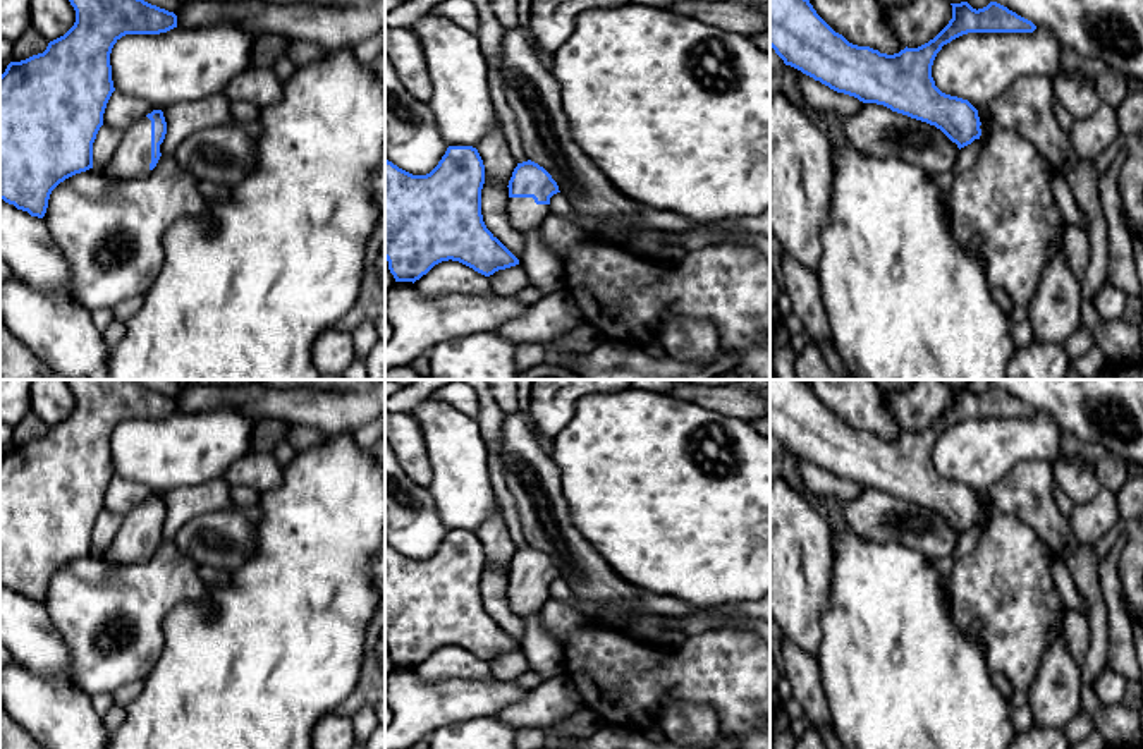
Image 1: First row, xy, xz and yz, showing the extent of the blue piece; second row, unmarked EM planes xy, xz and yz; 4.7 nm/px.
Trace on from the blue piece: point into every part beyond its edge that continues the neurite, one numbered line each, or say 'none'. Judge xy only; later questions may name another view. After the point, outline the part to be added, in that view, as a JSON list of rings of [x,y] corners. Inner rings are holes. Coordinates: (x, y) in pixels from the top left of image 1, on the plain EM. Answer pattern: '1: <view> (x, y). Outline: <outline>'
1: xy (131, 545). Outline: [[[143,502],[124,515],[124,524],[117,533],[112,546],[100,557],[103,557],[112,565],[138,563],[150,560],[150,548],[151,505],[148,502]]]

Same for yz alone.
none

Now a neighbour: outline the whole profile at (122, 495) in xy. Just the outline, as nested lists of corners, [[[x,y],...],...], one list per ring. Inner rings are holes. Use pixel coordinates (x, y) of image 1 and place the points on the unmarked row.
[[[113,476],[103,498],[103,508],[124,517],[153,495],[156,493],[146,484]]]

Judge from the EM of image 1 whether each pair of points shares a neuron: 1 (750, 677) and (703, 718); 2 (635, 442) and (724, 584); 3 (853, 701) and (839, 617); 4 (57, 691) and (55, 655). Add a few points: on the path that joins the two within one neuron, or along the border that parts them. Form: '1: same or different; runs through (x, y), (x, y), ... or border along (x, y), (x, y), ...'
1: different; border along (672, 700), (705, 703), (715, 713), (722, 730)
2: same; runs through (655, 478), (724, 548)
3: same; runs through (853, 681), (853, 638)
4: same; runs through (55, 682), (55, 663)

